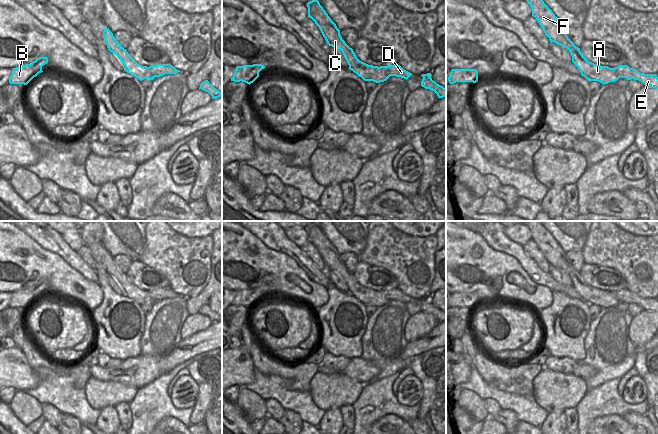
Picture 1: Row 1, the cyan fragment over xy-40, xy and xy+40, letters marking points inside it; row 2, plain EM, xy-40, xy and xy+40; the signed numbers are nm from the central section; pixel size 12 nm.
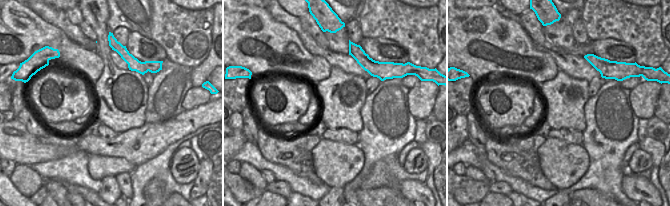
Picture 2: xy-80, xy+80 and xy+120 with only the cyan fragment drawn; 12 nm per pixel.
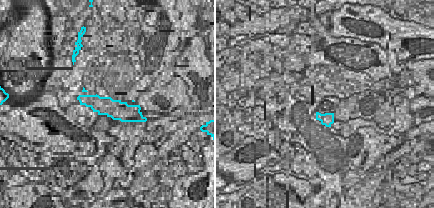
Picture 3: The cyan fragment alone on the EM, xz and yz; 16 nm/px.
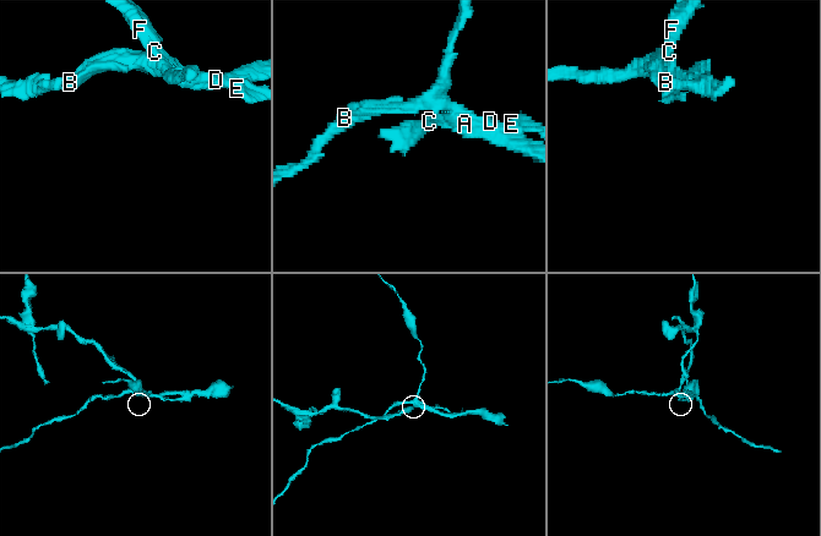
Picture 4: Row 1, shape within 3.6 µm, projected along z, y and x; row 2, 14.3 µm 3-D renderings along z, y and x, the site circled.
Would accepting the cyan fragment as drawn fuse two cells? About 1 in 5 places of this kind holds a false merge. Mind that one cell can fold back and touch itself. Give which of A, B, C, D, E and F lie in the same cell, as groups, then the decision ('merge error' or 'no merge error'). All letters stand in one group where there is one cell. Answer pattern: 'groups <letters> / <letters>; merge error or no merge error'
groups A C F / B D E; merge error

